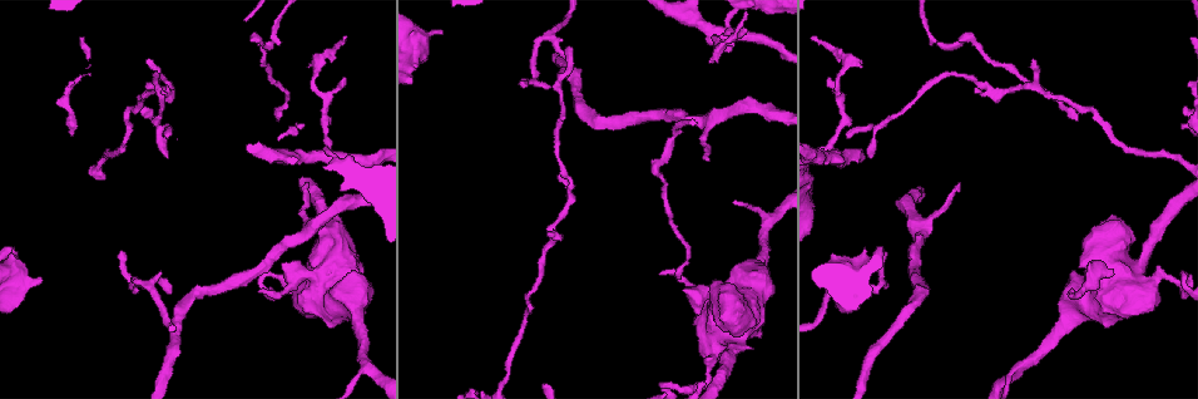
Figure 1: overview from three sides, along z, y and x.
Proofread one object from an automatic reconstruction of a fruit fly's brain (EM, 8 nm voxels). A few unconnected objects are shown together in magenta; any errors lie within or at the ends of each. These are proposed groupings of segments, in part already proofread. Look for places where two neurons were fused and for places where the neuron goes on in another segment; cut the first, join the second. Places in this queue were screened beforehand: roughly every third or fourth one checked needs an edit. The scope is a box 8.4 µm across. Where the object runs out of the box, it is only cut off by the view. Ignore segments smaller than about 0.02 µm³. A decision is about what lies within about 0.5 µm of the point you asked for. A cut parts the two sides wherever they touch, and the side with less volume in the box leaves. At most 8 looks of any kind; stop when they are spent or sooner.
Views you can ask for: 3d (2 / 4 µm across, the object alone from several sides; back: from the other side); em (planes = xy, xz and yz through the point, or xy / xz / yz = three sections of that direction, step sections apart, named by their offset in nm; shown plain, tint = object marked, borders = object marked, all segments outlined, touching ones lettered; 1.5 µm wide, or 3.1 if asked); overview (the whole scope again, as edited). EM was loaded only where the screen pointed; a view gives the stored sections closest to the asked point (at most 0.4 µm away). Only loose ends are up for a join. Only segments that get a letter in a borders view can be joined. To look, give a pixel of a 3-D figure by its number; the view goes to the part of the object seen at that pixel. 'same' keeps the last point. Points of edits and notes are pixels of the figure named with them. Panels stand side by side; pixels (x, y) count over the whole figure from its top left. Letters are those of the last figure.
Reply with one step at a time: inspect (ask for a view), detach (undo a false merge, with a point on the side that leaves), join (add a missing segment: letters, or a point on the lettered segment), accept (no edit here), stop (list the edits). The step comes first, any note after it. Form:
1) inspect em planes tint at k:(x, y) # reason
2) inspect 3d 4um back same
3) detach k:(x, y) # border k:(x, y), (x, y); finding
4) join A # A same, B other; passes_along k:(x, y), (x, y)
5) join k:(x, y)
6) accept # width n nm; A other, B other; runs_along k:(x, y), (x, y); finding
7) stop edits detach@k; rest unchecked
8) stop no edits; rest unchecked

inspect 3d 4um at 1:(548, 85) # branch stops here

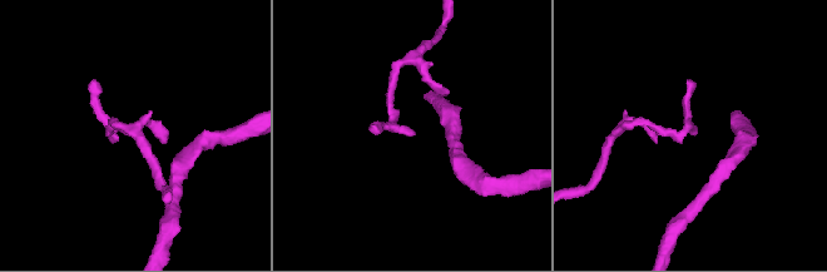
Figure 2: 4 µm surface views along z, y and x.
inspect em yz step 8 tint at 2:(693, 134) # now the EM

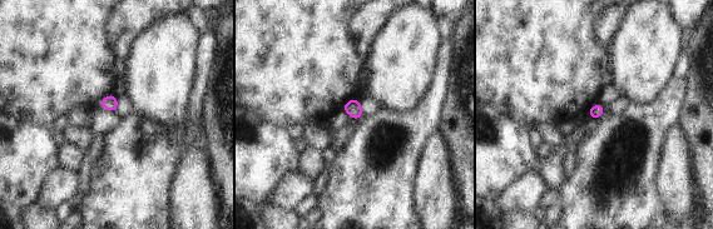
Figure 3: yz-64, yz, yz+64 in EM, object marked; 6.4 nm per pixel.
inspect em planes borders same # cut it another way

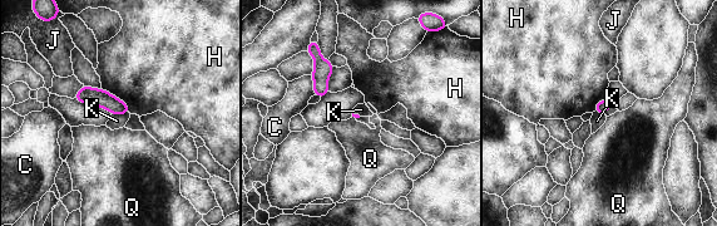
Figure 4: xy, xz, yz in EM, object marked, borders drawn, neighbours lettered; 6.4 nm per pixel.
accept # C other, H other, J other, K other, Q other; runs_along 4:(78, 96), (99, 97), (125, 111); no lettered segment goes on from it

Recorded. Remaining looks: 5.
inspect 3d 4um at 1:(1076, 117) # tapers out

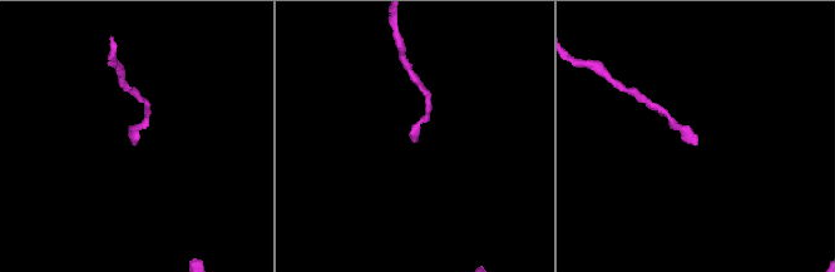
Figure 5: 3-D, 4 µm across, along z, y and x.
inspect em xy step 8 borders at 5:(414, 138) # need the tissue

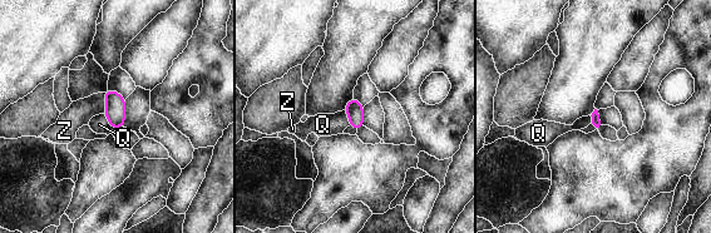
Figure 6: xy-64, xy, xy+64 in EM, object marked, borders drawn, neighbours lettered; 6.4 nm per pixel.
accept # Q other, Z other; border 6:(103, 114), (115, 129); none of them fits

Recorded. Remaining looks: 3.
inspect em planes borders at 1:(727, 30) # sharp bend

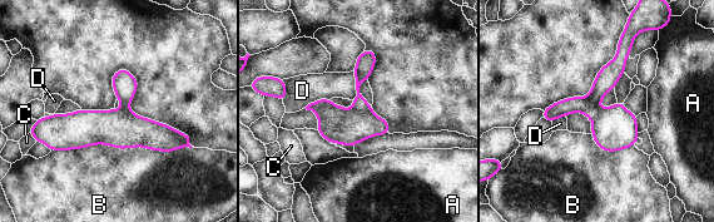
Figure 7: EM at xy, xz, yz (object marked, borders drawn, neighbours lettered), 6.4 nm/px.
detach 7:(337, 124) # width 220 nm; A other, B other, C other, D other; a second neuron is stuck on

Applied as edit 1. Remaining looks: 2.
stop edits detach@7; rest unchecked

